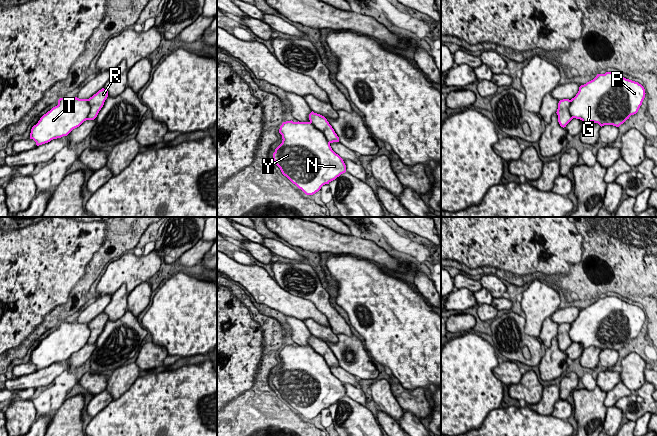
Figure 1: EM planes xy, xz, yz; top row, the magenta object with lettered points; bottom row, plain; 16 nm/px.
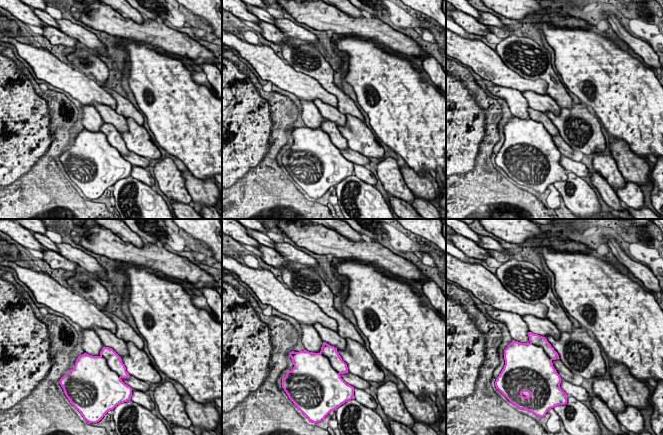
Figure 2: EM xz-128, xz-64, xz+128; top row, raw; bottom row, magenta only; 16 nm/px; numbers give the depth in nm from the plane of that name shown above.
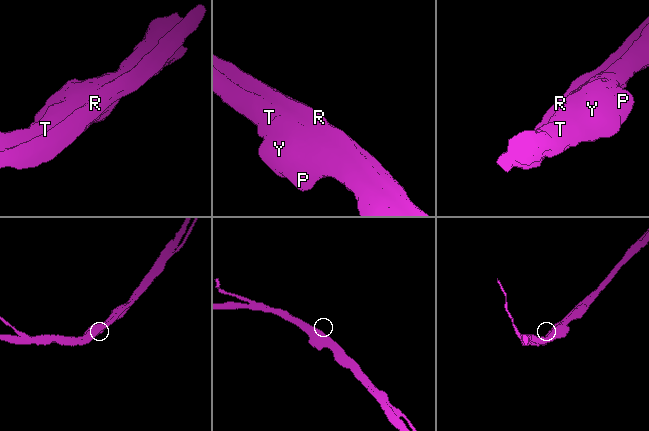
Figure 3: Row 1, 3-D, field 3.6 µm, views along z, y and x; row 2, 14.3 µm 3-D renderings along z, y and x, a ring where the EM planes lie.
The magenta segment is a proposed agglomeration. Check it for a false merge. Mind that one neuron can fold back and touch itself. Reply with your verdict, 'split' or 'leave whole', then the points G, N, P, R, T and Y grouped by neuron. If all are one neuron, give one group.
split; groups G N P T Y / R

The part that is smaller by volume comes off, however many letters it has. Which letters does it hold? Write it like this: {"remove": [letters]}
{"remove": ["R"]}

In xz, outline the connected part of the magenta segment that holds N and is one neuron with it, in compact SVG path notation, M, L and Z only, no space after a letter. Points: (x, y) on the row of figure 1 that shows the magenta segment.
M286 121L280 126L282 143L275 149L273 160L282 174L306 195L313 195L325 184L329 184L346 172L343 159L336 154L323 132L311 122Z

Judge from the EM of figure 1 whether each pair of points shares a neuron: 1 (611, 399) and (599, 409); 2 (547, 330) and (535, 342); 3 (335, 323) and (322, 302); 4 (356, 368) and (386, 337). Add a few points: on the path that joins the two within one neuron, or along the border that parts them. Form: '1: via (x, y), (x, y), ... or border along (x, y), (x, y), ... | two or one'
1: border along (607, 392), (604, 398), (604, 405), (606, 407) | two
2: border along (525, 319), (525, 332), (537, 336), (546, 348) | two
3: via (334, 318), (325, 307) | one
4: border along (364, 346), (372, 357) | two

